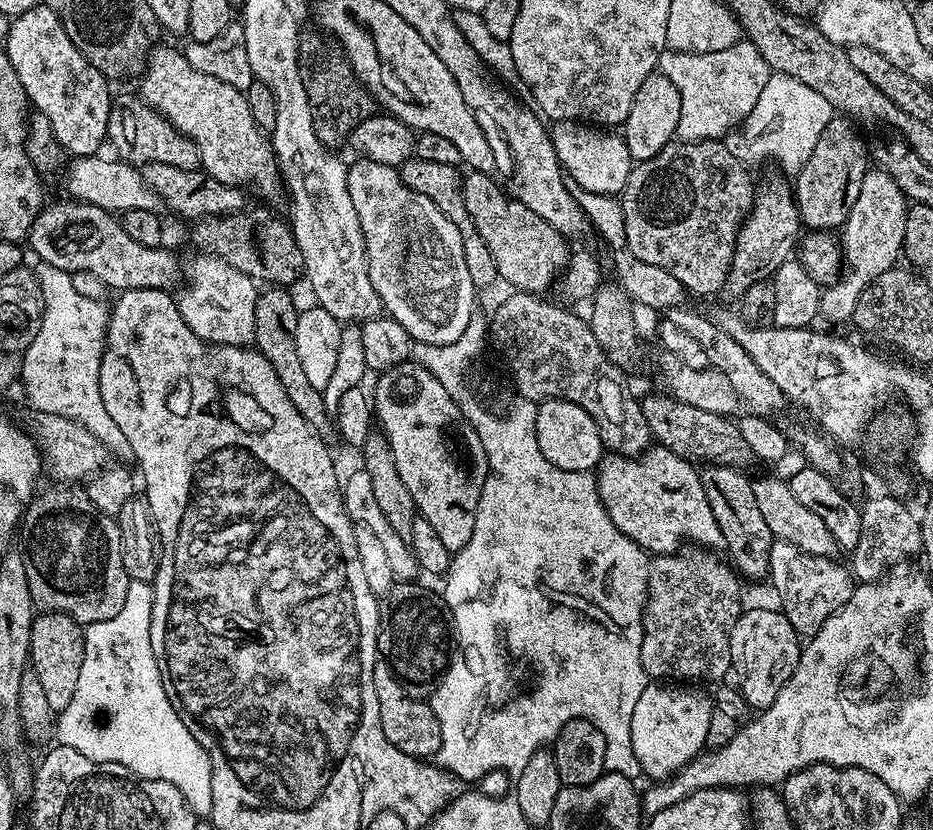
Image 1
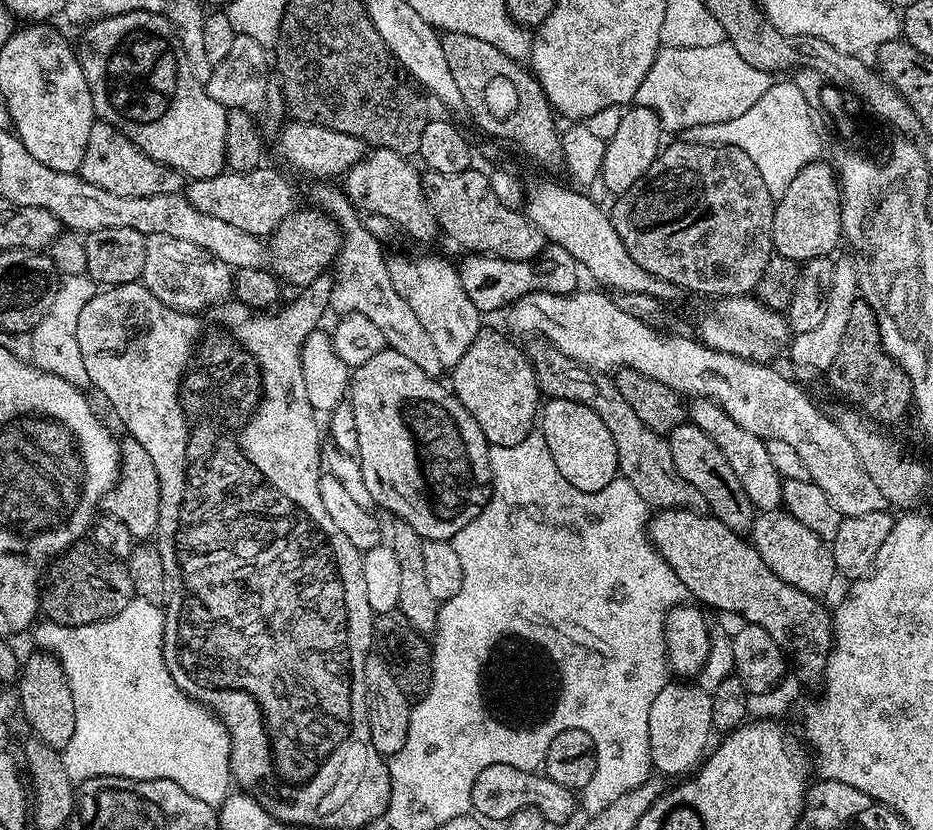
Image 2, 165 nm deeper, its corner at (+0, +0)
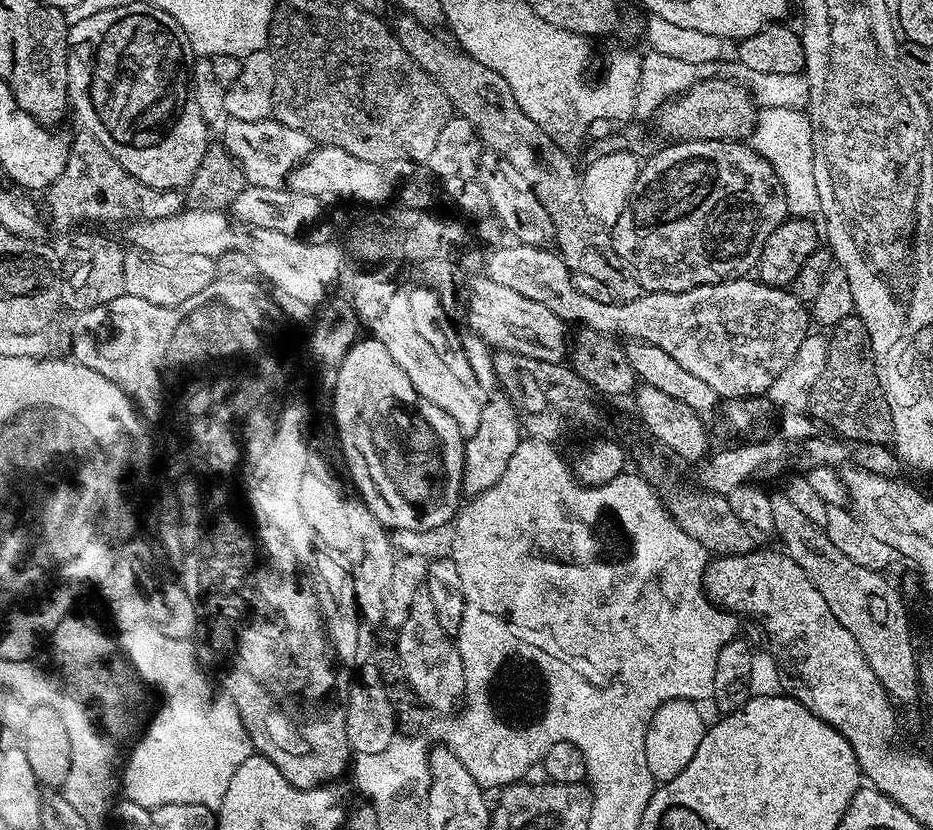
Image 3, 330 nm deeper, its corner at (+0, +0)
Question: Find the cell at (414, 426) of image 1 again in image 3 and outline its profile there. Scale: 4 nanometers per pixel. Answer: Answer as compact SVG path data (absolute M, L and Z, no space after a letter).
M358 338L354 342L354 346L350 346L346 358L342 358L334 375L336 385L330 390L332 416L336 419L334 431L340 442L340 452L344 455L344 466L351 487L354 486L360 491L357 492L359 499L364 501L364 505L374 514L374 518L378 518L378 522L382 522L389 530L397 528L400 532L432 532L435 528L445 527L444 529L447 529L455 521L456 514L462 507L462 493L464 491L463 470L466 437L458 430L458 422L454 422L454 418L450 418L450 414L446 414L446 410L438 410L438 406L434 406L434 402L426 402L426 398L422 398L422 394L418 394L418 390L414 390L410 378L406 378L406 373L402 371L402 366L398 366L398 362L394 362L394 358L390 358L386 346L382 346L382 342L377 340Z

